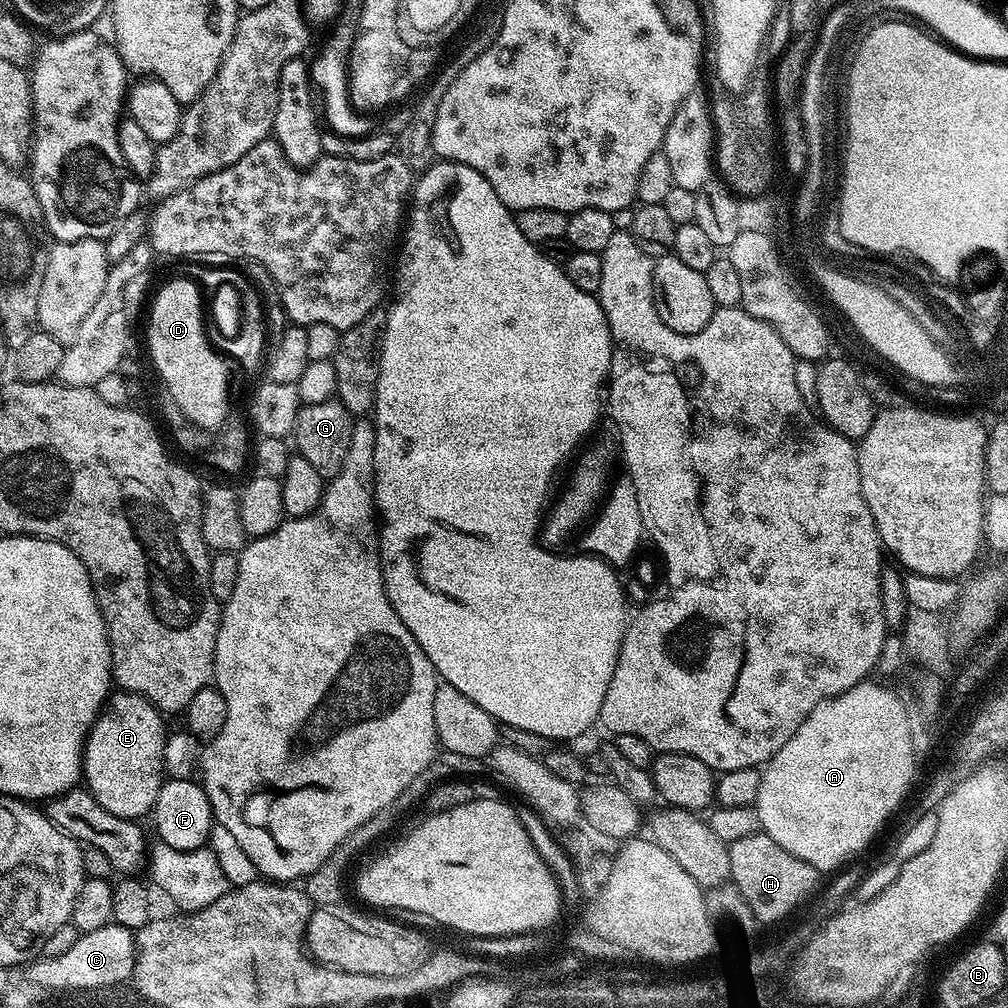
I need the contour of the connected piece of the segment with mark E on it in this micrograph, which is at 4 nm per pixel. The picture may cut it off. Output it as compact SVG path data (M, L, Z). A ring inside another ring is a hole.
M116 690L104 701L104 707L100 715L96 717L92 728L88 731L88 740L84 744L84 762L82 765L82 780L92 797L110 814L118 814L123 820L139 821L153 811L156 799L160 793L160 787L164 785L166 773L163 764L163 750L166 739L164 732L164 720L159 708L155 708L151 702L143 696L137 696L134 692Z

